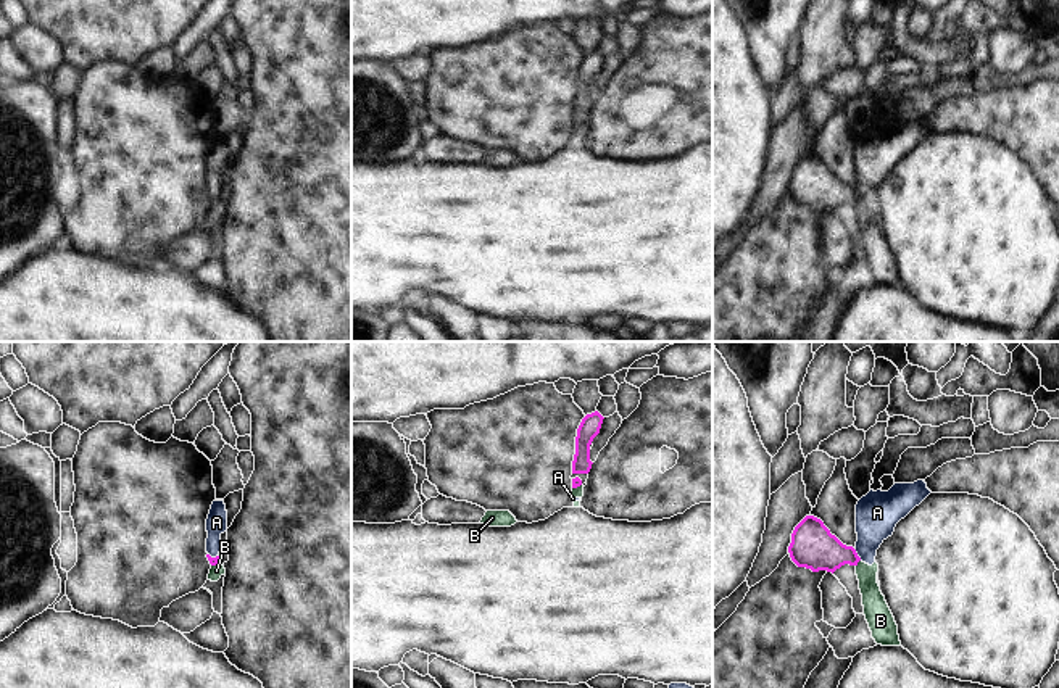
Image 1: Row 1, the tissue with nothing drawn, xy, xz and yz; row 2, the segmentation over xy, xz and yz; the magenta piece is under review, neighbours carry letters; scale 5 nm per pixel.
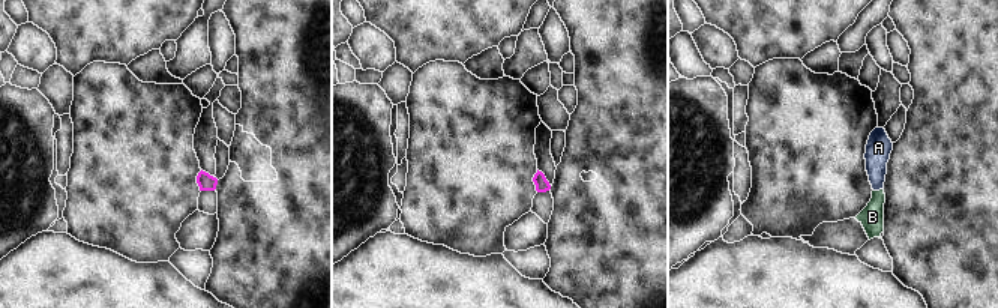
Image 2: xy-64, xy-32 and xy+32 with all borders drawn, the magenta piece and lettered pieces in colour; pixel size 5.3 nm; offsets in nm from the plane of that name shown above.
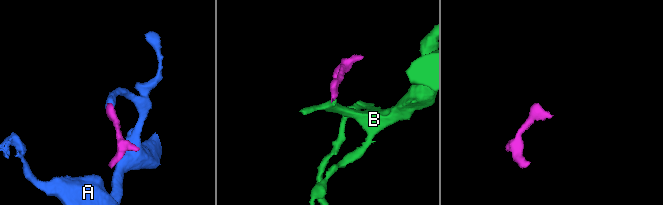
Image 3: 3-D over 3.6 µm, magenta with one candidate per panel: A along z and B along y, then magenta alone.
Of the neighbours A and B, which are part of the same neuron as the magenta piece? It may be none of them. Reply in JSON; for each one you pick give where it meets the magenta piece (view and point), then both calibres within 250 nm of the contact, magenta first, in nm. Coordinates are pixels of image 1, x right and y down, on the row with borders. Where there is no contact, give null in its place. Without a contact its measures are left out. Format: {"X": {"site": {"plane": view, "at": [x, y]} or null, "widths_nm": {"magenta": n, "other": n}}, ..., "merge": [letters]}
{"A": {"site": {"plane": "yz", "at": [856, 555]}, "widths_nm": {"magenta": 220, "other": 220}}, "merge": ["A"]}

